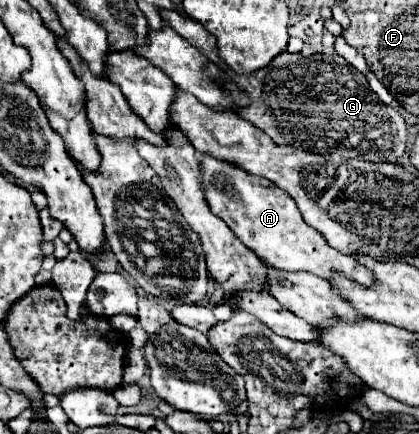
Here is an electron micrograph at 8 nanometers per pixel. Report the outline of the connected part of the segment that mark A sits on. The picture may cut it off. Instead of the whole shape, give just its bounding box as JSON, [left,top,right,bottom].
[200,155,372,287]

